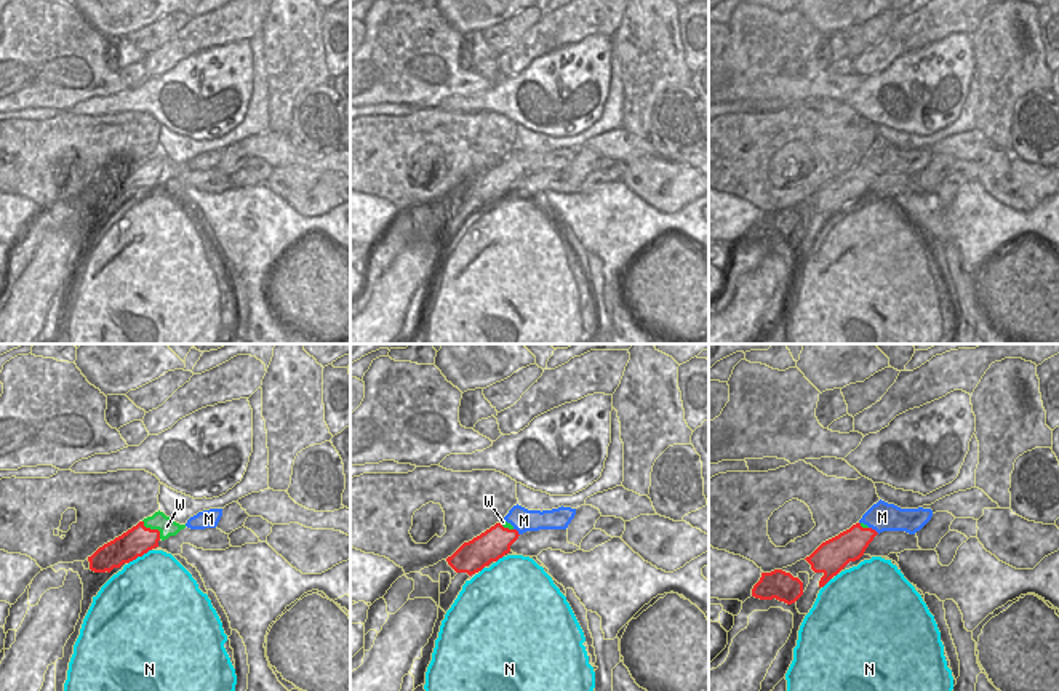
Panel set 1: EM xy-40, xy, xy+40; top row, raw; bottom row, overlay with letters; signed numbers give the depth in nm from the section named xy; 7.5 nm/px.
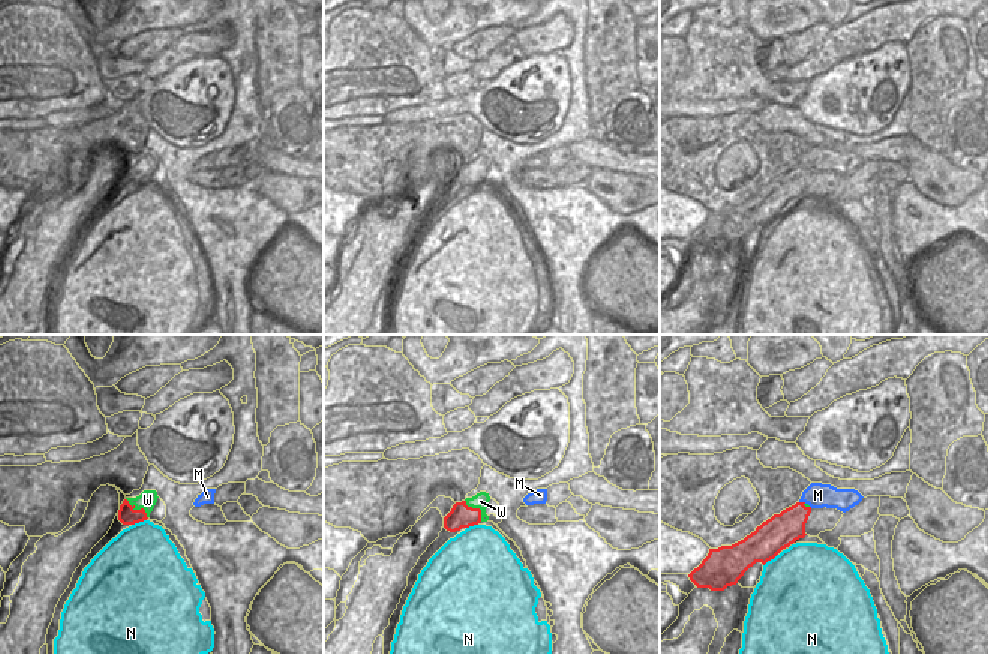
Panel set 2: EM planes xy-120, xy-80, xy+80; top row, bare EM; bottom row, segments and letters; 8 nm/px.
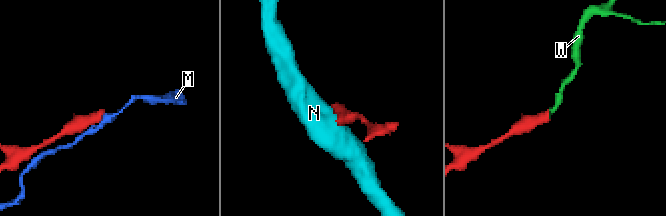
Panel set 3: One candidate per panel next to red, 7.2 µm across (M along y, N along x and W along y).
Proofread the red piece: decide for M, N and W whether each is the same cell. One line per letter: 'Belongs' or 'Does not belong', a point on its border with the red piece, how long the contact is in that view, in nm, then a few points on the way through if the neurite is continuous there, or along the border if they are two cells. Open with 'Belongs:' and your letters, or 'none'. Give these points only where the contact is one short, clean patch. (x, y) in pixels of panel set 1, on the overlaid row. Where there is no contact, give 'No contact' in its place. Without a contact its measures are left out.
Belongs: W
M: Does not belong. Touches red at xy+40 (874, 530). Shared border 100 nm
N: Does not belong. Touches red at xy-40 (139, 555). Shared border 220 nm
W: Belongs. Touches red at xy-40 (152, 530). Shared border 200 nm. Path across: xy-40 (135, 543), (152, 530), (167, 527)

